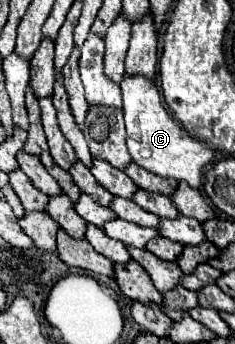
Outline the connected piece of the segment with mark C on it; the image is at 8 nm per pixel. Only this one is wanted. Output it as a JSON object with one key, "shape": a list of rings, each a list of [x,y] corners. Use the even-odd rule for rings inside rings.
{"shape":[[[134,75],[124,77],[120,87],[124,99],[122,111],[126,121],[126,141],[132,161],[150,173],[156,173],[160,177],[172,177],[176,181],[186,181],[190,187],[200,189],[202,175],[214,161],[214,151],[206,143],[192,139],[182,129],[182,125],[176,119],[172,119],[154,83],[150,83],[140,75]]]}

